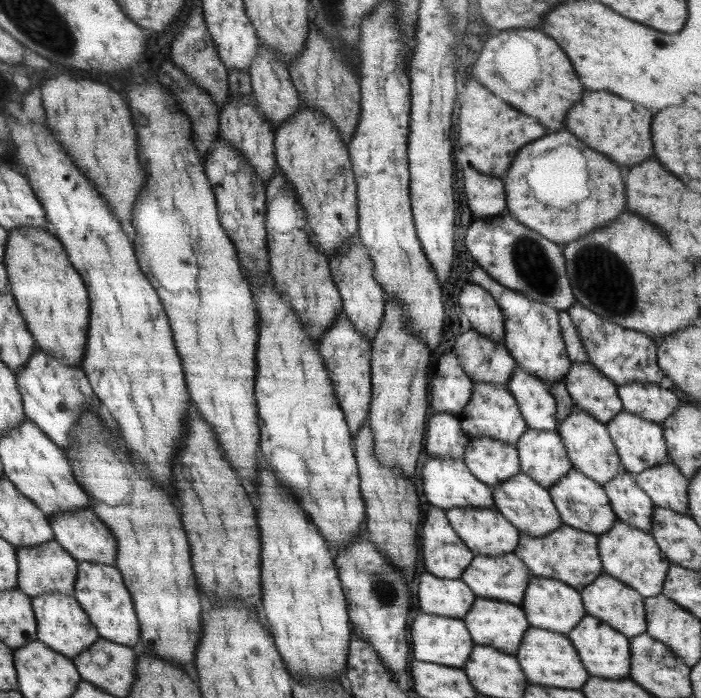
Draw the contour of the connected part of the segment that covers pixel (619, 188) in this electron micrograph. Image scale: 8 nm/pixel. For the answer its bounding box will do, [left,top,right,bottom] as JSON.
[503,132,625,244]

